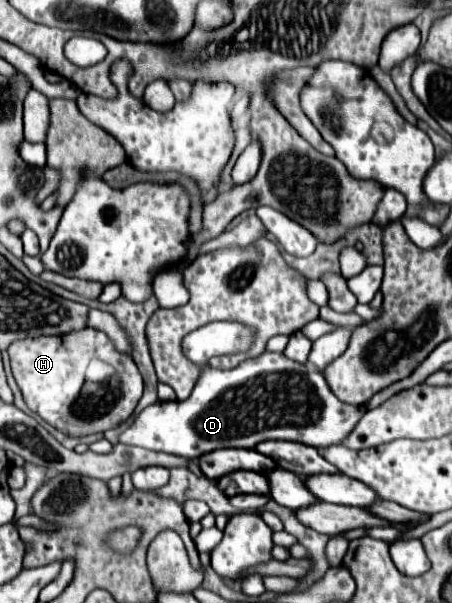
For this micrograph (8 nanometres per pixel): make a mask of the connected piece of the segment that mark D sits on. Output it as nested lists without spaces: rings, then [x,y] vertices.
[[[186,338],[182,342],[182,350],[186,358],[202,370],[190,398],[186,398],[184,402],[174,400],[174,402],[156,402],[148,406],[118,436],[118,442],[128,446],[142,446],[154,452],[176,454],[184,458],[200,458],[202,454],[208,454],[218,448],[256,448],[256,444],[264,440],[290,440],[314,448],[326,448],[342,442],[366,412],[364,406],[350,406],[340,402],[334,396],[334,392],[326,386],[326,380],[318,370],[306,364],[298,364],[286,358],[282,352],[262,354],[260,358],[242,362],[234,370],[216,370],[208,364],[210,358],[208,352],[204,352],[206,348],[200,348],[200,340]]]

